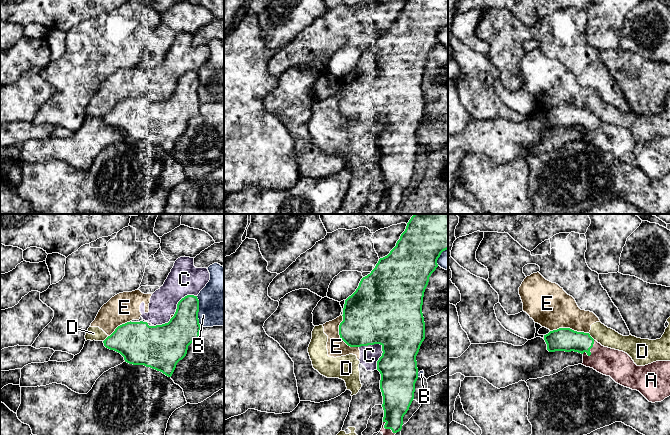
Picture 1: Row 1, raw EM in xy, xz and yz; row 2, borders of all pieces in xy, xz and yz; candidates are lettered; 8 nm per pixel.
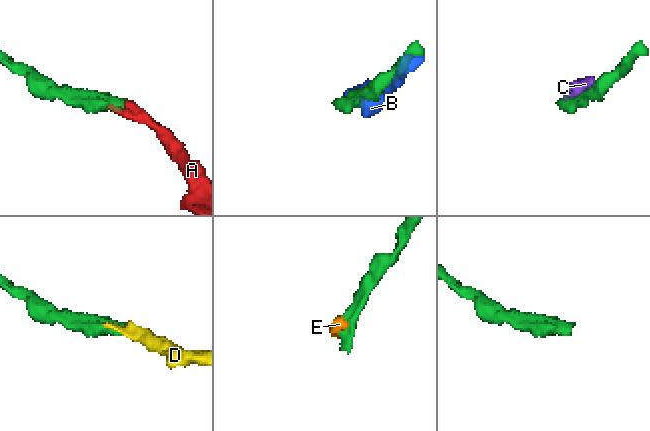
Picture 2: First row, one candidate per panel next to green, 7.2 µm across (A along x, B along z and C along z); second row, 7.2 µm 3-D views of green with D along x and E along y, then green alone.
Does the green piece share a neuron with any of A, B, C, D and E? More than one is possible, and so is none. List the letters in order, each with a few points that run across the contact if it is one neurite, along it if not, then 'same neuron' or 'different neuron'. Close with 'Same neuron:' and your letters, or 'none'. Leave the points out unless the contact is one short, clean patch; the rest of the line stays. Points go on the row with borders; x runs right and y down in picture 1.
A: same neuron
B: different neuron
C: different neuron
D: different neuron
E: different neuron
Same neuron: A

